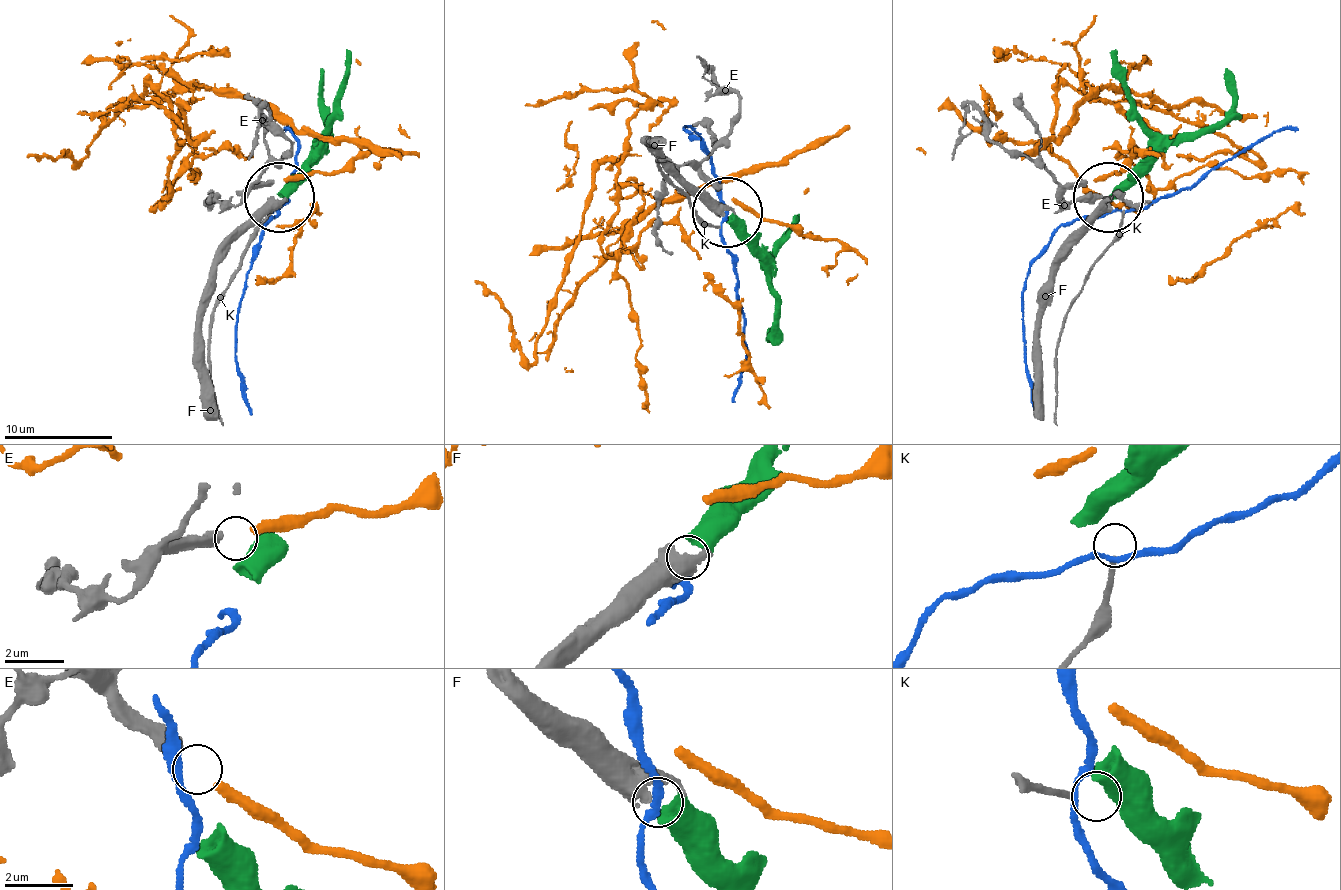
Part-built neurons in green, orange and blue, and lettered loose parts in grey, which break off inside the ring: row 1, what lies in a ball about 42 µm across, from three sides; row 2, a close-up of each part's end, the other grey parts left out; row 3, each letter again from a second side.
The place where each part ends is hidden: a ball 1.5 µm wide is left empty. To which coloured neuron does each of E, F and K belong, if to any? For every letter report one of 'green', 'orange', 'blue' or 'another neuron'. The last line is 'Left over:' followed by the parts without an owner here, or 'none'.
E: orange
F: green
K: another neuron
Left over: K

